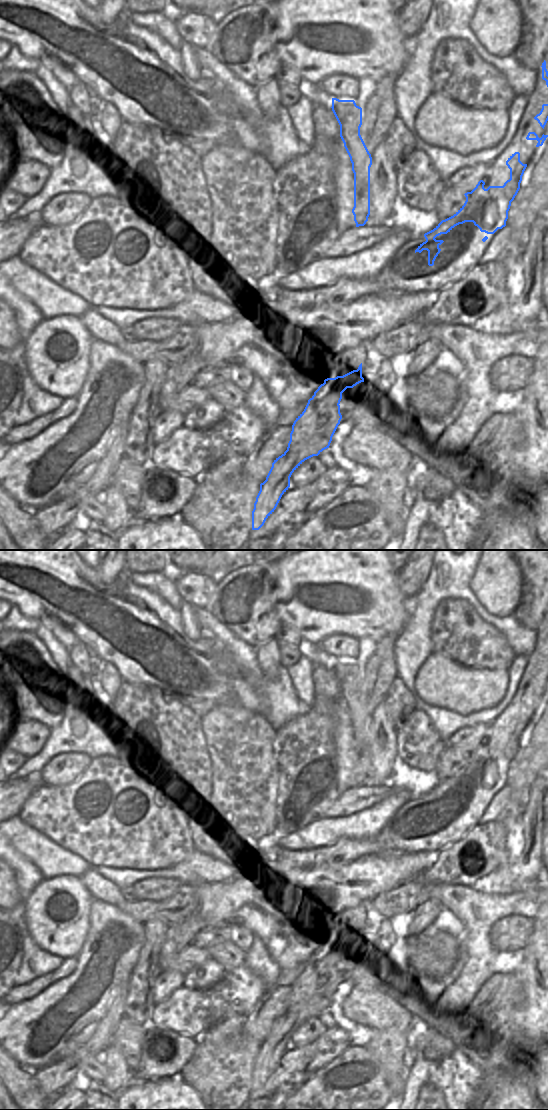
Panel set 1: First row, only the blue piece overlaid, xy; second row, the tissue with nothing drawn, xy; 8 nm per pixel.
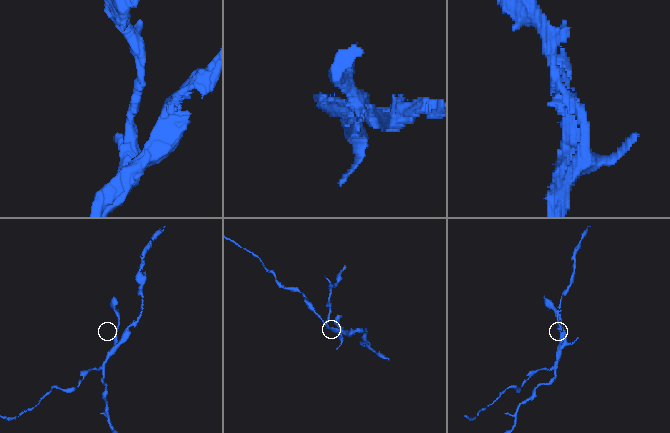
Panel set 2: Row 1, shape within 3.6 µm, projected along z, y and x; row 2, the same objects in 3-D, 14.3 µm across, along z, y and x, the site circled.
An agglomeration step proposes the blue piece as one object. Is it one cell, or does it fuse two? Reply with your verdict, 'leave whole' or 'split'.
split

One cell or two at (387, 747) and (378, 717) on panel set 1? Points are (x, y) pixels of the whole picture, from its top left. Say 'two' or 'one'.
one

